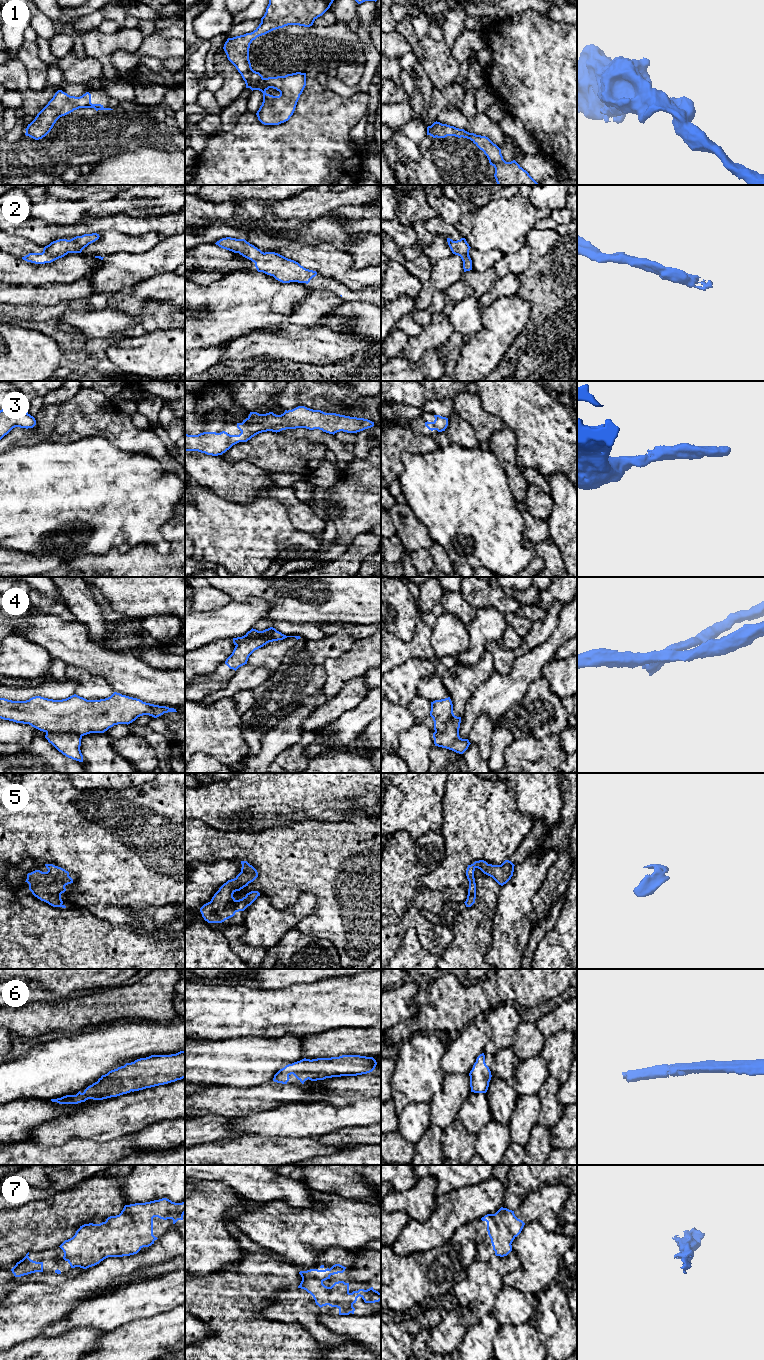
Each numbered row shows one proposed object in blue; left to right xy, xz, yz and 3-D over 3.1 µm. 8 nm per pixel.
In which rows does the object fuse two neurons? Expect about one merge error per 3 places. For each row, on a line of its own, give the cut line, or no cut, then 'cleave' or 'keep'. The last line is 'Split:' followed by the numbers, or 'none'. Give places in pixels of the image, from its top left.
1: no cut | keep
2: no cut | keep
3: no cut | keep
4: xy (46, 732), (74, 732), (81, 736) | cleave
5: no cut | keep
6: no cut | keep
7: no cut | keep
Split: 4

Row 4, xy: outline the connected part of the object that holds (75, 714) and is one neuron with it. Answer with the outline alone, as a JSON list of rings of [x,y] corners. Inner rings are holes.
[[[114,692],[110,697],[100,700],[87,700],[76,694],[62,700],[35,696],[26,701],[12,701],[0,698],[0,718],[49,732],[75,733],[81,736],[90,733],[104,733],[118,724],[130,724],[138,717],[149,715],[157,718],[164,713],[177,712],[174,708],[143,702],[140,699]]]

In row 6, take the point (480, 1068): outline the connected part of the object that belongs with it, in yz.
[[[484,1053],[480,1054],[469,1073],[471,1092],[486,1093],[491,1080],[491,1071],[485,1063]]]

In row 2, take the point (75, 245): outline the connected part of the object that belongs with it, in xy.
[[[84,234],[70,240],[59,239],[45,246],[42,253],[29,253],[22,257],[23,260],[35,264],[51,263],[68,253],[81,253],[89,244],[99,239],[99,234]]]

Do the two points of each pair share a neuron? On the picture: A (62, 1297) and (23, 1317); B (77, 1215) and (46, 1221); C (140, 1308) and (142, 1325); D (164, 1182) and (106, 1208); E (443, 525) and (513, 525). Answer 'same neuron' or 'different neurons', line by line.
A: same neuron
B: same neuron
C: different neurons
D: different neurons
E: same neuron

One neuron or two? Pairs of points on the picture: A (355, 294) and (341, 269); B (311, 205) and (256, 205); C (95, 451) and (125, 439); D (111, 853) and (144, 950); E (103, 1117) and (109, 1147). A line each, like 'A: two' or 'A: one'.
A: two
B: one
C: two
D: two
E: two

